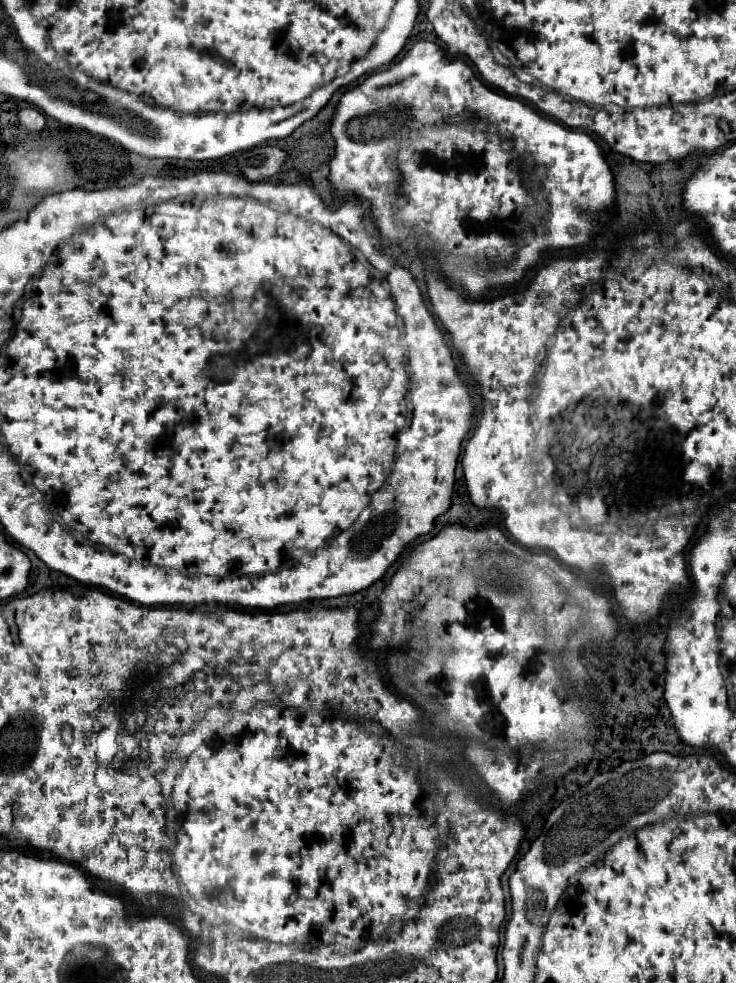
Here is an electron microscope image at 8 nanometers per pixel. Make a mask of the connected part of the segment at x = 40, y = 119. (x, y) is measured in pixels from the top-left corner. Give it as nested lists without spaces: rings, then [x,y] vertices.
[[[22,108],[22,110],[20,110],[20,114],[18,114],[18,118],[20,118],[20,122],[22,122],[22,126],[24,126],[24,128],[34,130],[34,132],[42,130],[42,128],[44,128],[44,124],[46,124],[44,114],[42,114],[40,110],[36,110],[36,108]]]

